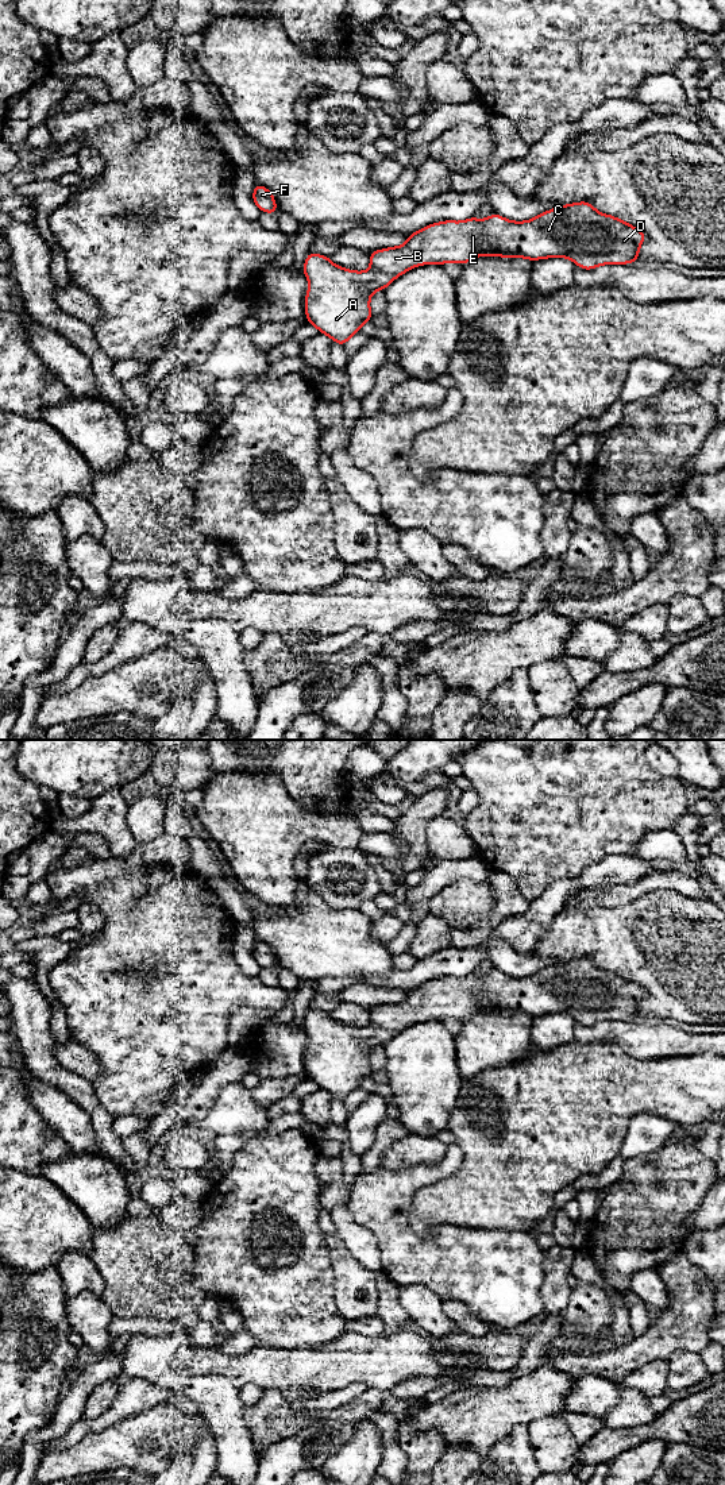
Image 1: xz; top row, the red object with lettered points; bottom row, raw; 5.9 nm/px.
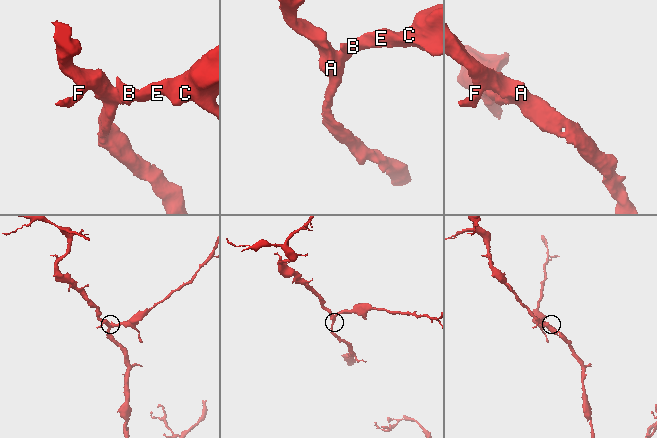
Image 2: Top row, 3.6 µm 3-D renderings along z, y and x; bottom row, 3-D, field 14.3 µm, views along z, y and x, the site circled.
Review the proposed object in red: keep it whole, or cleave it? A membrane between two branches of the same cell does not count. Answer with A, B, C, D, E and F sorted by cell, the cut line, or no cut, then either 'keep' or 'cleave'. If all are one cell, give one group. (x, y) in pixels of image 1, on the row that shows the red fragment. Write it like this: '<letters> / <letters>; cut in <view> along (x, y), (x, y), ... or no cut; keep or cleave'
A B C D E F; no cut; keep

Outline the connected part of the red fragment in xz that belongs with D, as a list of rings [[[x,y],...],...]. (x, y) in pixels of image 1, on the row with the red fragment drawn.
[[[590,202],[552,208],[527,221],[512,221],[497,213],[479,220],[444,220],[425,225],[408,235],[405,244],[370,252],[370,269],[354,271],[340,267],[327,255],[308,252],[304,274],[309,282],[305,296],[305,317],[320,333],[329,336],[342,347],[370,321],[370,297],[375,290],[385,290],[397,277],[421,265],[466,265],[477,256],[527,258],[532,262],[545,258],[568,258],[578,267],[593,270],[601,265],[625,265],[639,259],[639,250],[645,234],[612,215],[598,212]]]

